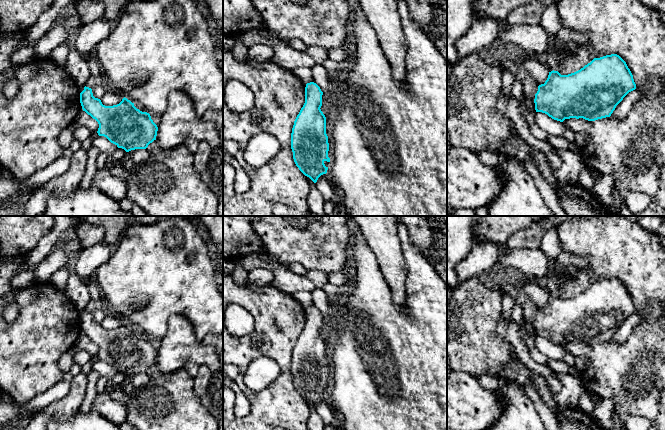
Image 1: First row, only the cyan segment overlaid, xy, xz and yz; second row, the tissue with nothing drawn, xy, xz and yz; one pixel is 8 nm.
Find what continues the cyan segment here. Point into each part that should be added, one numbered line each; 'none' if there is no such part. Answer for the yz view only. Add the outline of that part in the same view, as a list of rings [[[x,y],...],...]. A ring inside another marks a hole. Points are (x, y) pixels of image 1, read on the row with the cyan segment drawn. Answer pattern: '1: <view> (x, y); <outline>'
none

